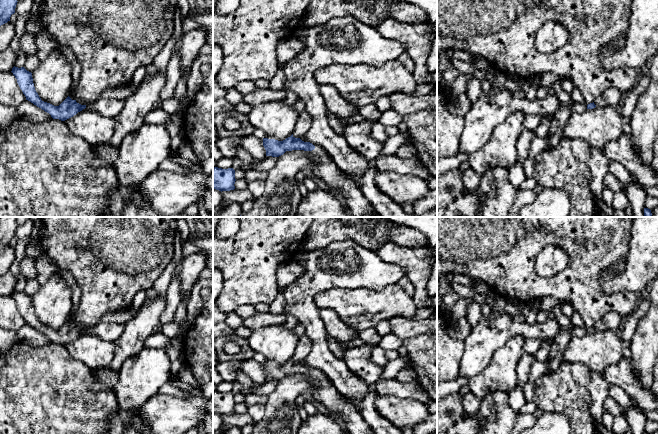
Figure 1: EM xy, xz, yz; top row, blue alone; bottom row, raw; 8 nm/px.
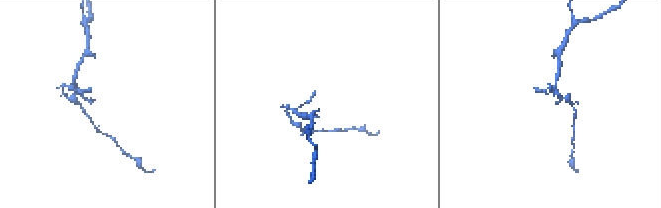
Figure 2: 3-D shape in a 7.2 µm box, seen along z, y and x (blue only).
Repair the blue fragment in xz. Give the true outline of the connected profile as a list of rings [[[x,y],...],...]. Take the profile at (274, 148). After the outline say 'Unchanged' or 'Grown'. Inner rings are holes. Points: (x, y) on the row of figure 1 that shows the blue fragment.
[[[293,134],[283,141],[263,138],[263,146],[266,150],[266,156],[279,157],[286,151],[304,150],[312,151],[315,146],[310,142],[304,142],[300,138],[295,138]]]. Unchanged

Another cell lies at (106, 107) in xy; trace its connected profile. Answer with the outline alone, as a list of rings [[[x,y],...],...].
[[[99,98],[86,105],[86,110],[94,111],[105,117],[115,117],[125,105],[125,100]]]

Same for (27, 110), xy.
[[[25,100],[17,109],[19,117],[30,122],[41,123],[52,119],[49,113],[40,112],[38,107],[28,100]]]

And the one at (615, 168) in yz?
[[[610,161],[609,172],[619,179],[622,190],[625,191],[630,180],[630,174],[626,168],[618,162]]]

